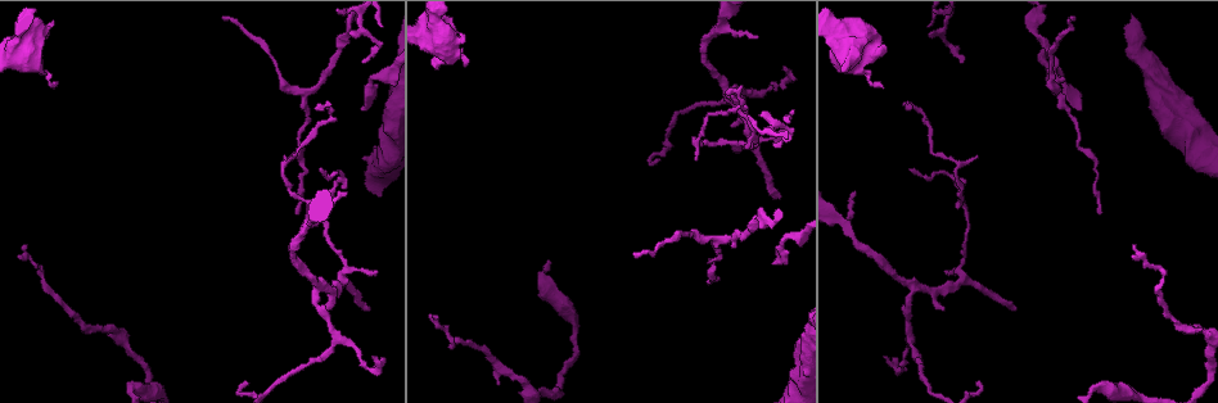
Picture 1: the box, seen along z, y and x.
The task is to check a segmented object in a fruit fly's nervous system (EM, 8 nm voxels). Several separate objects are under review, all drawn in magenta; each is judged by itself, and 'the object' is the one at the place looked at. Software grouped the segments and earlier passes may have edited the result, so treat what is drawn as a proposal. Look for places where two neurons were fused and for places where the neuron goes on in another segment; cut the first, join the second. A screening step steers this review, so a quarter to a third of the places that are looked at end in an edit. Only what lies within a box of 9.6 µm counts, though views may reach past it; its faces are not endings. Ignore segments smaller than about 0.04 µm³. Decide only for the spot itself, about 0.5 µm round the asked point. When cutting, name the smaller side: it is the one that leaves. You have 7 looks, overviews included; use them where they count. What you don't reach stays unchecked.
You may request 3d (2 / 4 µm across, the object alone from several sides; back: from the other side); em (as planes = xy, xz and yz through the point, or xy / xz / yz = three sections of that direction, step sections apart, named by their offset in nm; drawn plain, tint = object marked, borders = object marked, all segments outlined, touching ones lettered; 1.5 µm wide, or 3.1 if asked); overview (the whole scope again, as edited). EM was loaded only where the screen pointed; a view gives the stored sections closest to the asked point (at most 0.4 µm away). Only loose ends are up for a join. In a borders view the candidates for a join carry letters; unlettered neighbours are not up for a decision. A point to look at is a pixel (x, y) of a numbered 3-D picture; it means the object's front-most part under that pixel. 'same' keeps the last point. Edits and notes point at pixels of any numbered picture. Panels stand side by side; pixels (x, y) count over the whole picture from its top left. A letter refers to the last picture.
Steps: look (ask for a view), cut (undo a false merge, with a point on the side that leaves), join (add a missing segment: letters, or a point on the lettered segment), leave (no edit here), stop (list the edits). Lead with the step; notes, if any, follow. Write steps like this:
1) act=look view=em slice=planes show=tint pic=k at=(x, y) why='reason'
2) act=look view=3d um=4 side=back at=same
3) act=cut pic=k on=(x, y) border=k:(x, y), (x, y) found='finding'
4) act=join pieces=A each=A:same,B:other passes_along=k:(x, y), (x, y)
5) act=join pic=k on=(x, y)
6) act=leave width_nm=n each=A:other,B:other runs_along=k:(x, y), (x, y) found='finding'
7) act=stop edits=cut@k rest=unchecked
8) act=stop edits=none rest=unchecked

act=look view=em slice=planes show=borders pic=1 at=(1015, 310) why='tapers out'

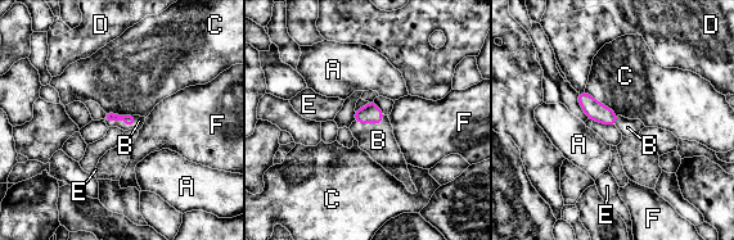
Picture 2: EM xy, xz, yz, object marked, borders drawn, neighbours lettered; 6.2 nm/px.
act=join pieces=B each=A:other,B:same,C:other,D:other,E:other,F:other passes_along=2:(370, 113), (370, 122), (378, 140) found='the neuron continues'

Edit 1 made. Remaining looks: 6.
act=look view=overview

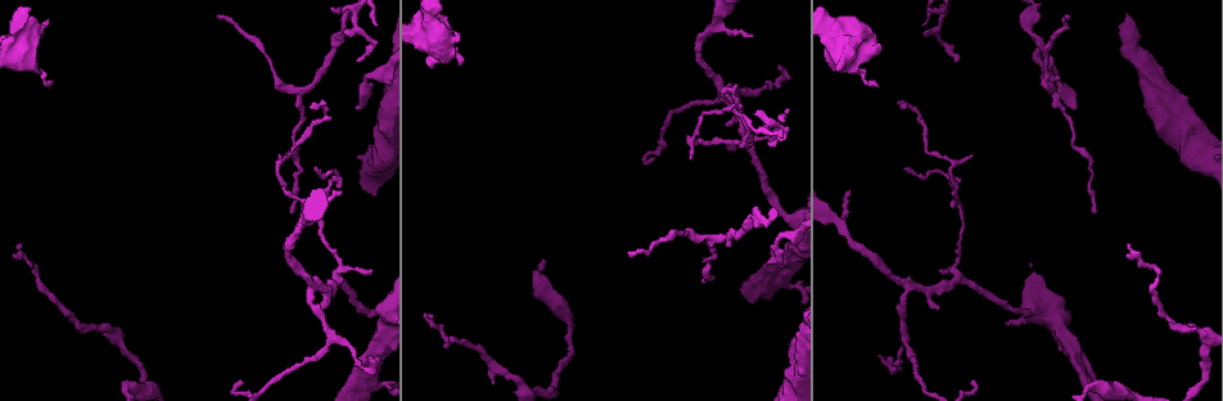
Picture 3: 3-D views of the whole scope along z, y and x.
act=look view=em slice=planes show=borders pic=3 at=(370, 357) why='free end'

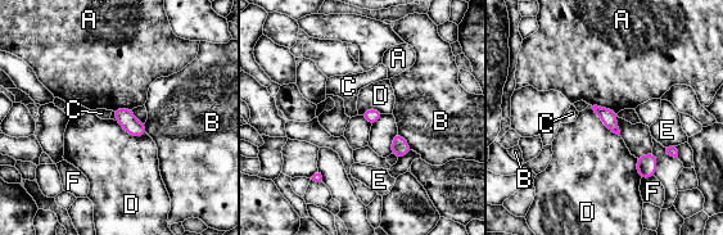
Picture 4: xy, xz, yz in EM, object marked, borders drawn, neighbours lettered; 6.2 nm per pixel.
act=leave each=A:other,B:other,C:other,D:other,E:other,F:other border=4:(592, 105), (610, 108), (617, 113) found='no lettered segment goes on from it'

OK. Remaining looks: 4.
act=look view=em slice=planes show=borders pic=3 at=(427, 315) why='long arm stops here'

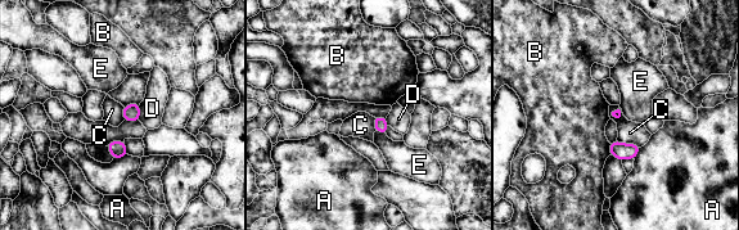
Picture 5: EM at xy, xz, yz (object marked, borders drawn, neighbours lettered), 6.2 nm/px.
act=leave each=A:other,B:other,C:other,D:other,E:other border=5:(616, 140), (635, 143), (640, 147) found='none of them fits'

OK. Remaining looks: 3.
act=stop edits=join@2 rest=unchecked

